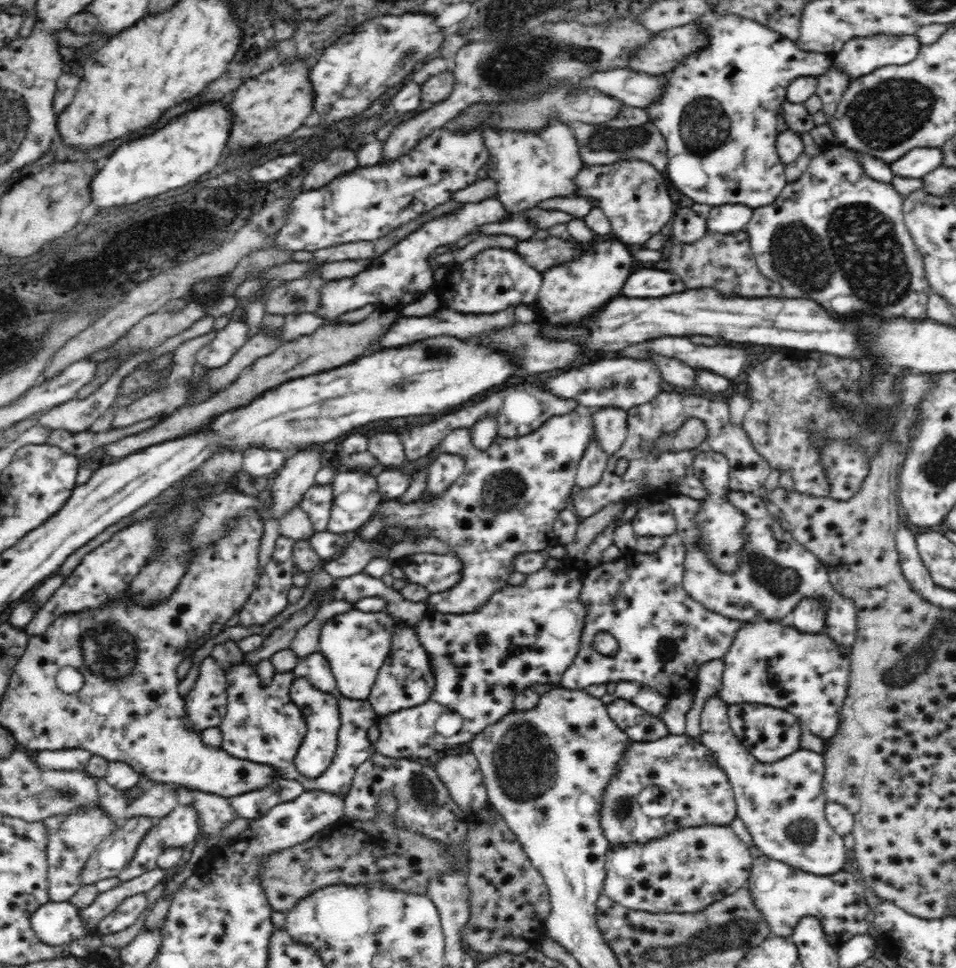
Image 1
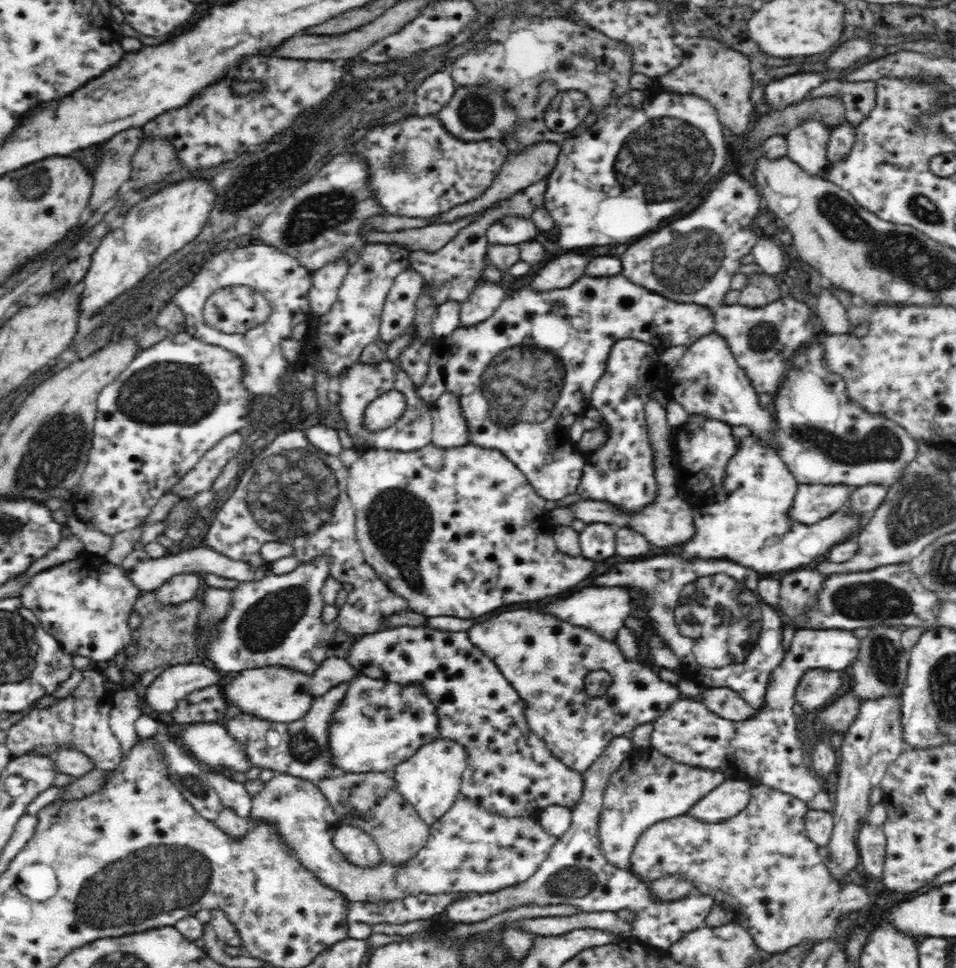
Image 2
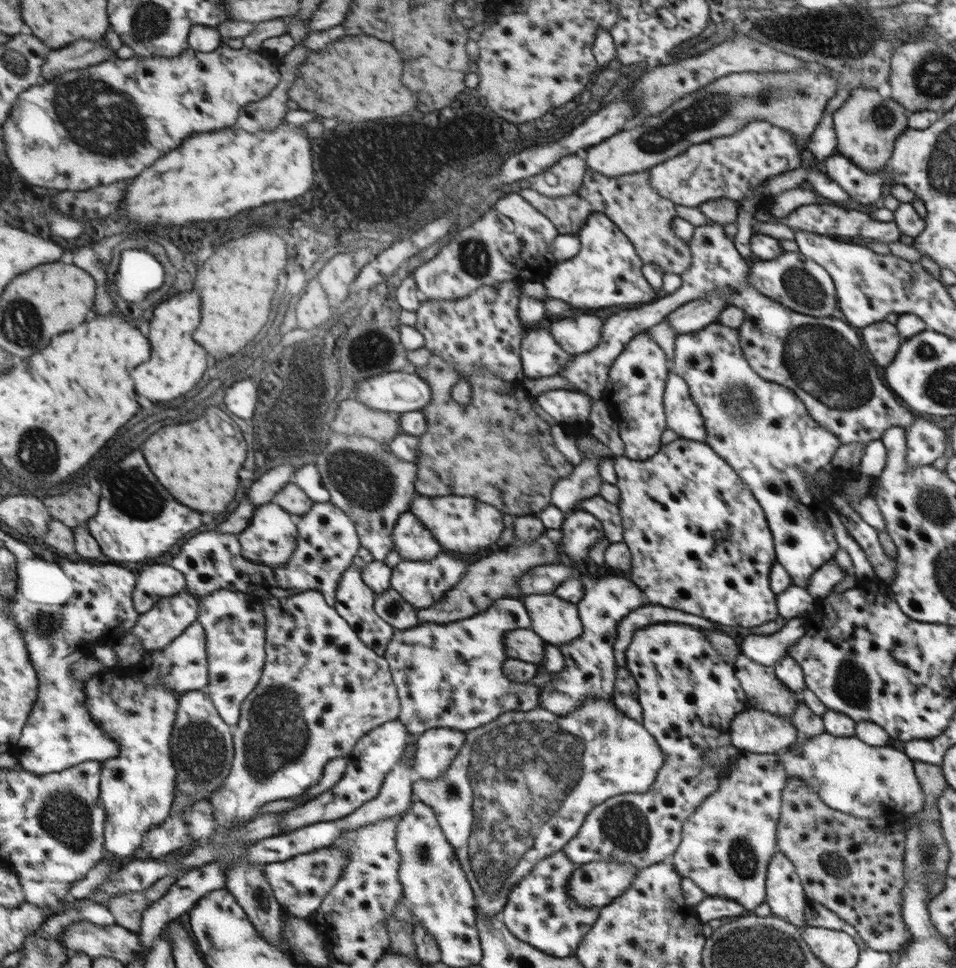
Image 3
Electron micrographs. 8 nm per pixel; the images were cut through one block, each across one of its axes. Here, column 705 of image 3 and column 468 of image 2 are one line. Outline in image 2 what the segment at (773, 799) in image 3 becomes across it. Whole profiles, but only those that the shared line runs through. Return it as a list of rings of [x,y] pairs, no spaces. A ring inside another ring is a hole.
[[[280,773],[274,774],[261,793],[252,798],[247,819],[249,823],[261,821],[274,826],[299,864],[350,902],[391,901],[421,892],[498,892],[528,881],[558,840],[546,835],[539,826],[538,814],[534,814],[530,826],[526,822],[522,826],[518,822],[498,822],[498,818],[490,818],[490,812],[482,814],[482,810],[474,810],[470,801],[460,794],[454,806],[438,822],[429,825],[428,841],[414,858],[402,864],[383,859],[374,869],[358,869],[343,860],[331,844],[334,828],[342,824],[333,812],[328,799],[312,781]]]

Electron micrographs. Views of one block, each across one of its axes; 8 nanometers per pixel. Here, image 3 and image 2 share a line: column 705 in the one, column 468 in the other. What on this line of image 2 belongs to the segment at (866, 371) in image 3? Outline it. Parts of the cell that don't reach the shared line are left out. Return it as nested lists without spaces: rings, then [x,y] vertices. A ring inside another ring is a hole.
[[[547,179],[538,180],[534,184],[527,186],[524,190],[518,191],[514,196],[499,202],[497,205],[485,210],[479,216],[476,216],[475,222],[466,228],[461,229],[458,235],[447,242],[440,250],[429,253],[423,250],[412,251],[409,254],[410,268],[418,271],[428,285],[428,293],[436,299],[438,306],[443,302],[465,301],[470,292],[478,286],[478,282],[484,278],[484,256],[486,254],[486,245],[488,244],[488,228],[496,222],[500,222],[506,215],[518,215],[525,220],[532,220],[531,214],[536,207],[544,207],[544,193],[546,190]]]

